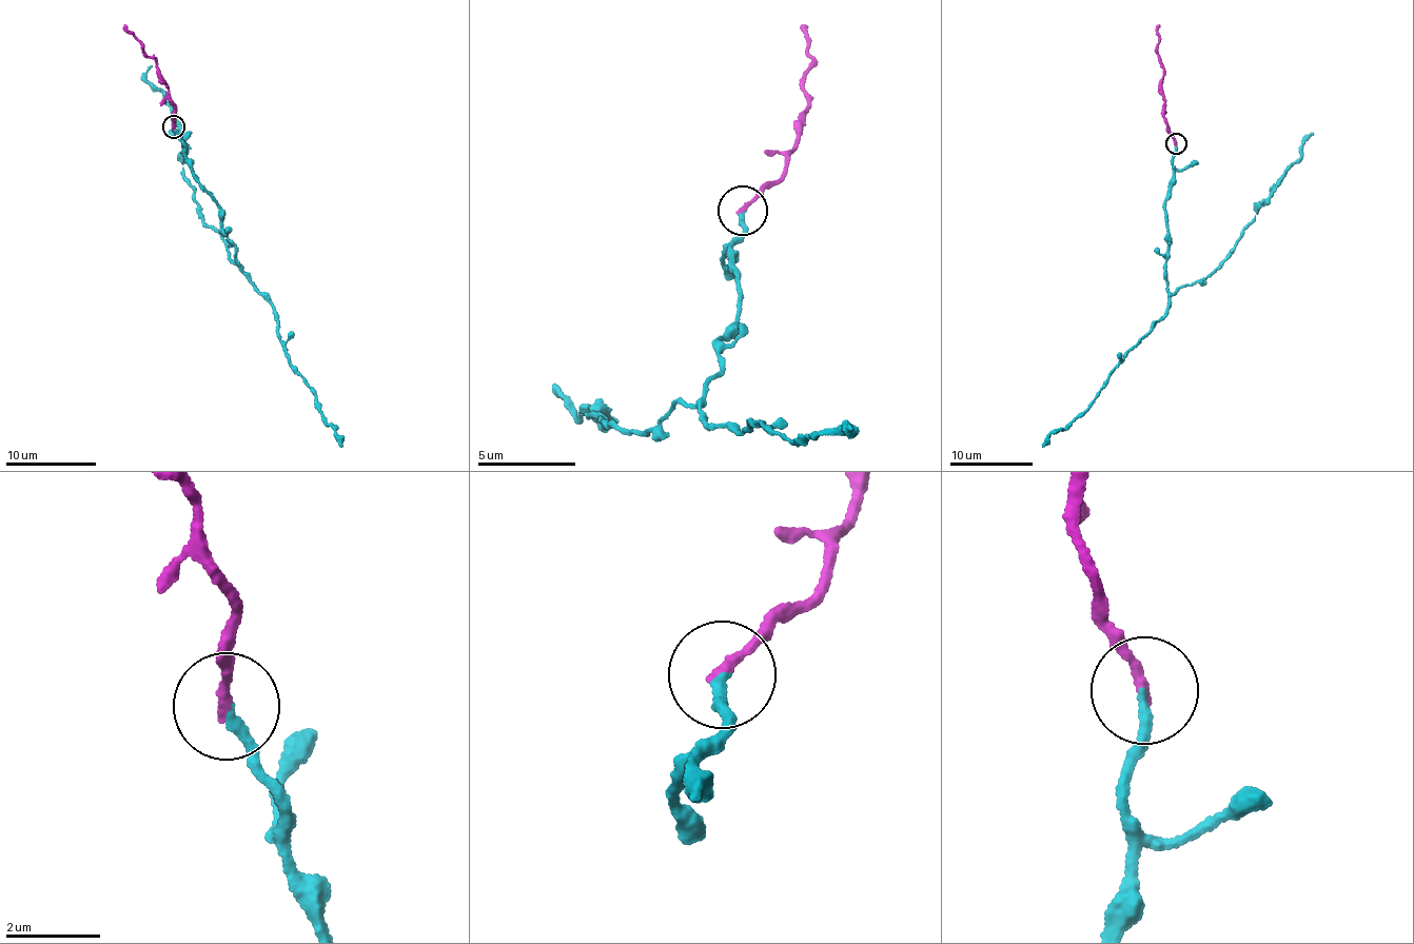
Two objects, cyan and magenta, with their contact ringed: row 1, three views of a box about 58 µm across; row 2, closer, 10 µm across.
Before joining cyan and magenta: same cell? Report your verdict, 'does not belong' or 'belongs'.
belongs

